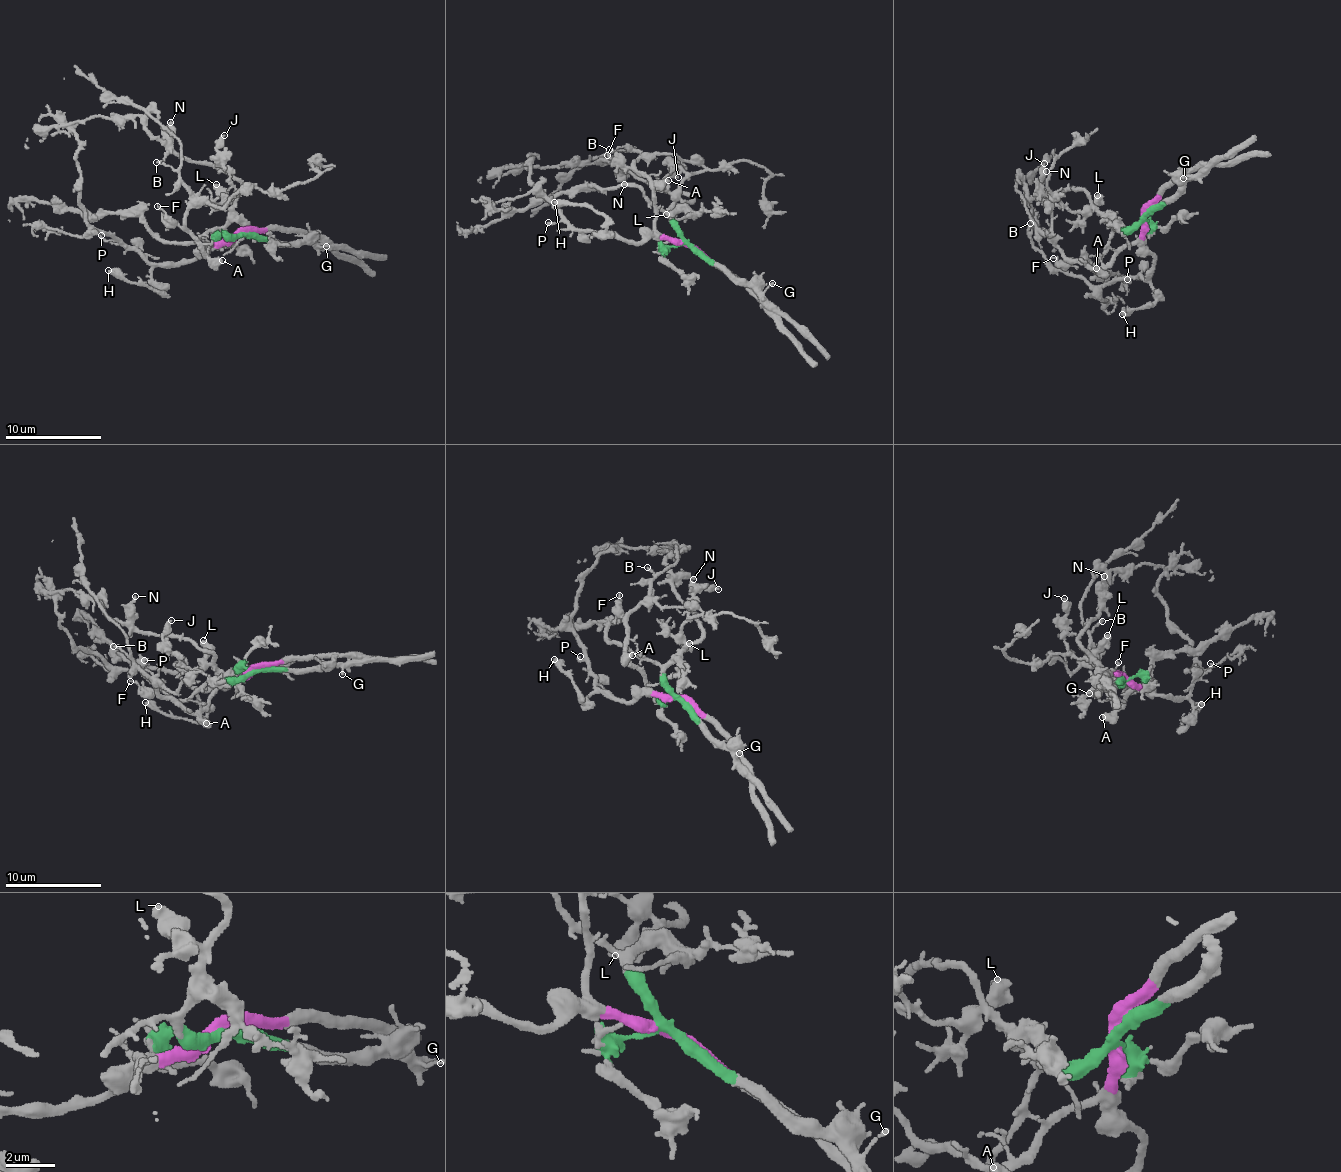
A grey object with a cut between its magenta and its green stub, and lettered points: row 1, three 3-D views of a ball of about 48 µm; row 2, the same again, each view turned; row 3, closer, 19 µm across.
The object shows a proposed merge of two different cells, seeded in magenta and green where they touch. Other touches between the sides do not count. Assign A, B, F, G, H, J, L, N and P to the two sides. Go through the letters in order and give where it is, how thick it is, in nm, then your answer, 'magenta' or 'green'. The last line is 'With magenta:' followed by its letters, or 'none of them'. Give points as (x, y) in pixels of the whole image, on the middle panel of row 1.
A: at (668, 180); 480 nm thick; magenta
B: at (609, 149); 150 nm thick; magenta
F: at (607, 155); 140 nm thick; magenta
G: at (772, 283); 130 nm thick; green
H: at (554, 202); 440 nm thick; magenta
J: at (678, 177); 320 nm thick; green
L: at (666, 214); 500 nm thick; green
N: at (624, 184); 190 nm thick; green
P: at (548, 222); 170 nm thick; magenta
With magenta: A, B, F, H, P

